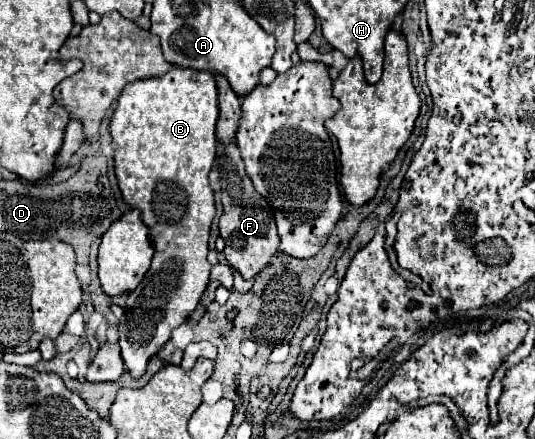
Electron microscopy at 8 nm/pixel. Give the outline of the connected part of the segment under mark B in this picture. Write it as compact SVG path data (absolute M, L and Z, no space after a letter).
M177 68L177 70L171 70L163 76L153 76L153 78L145 78L145 80L137 80L137 82L131 82L127 84L125 92L121 94L119 98L119 104L111 116L111 138L113 138L113 148L115 148L115 176L117 176L117 184L119 184L119 190L121 190L121 196L123 200L131 206L131 208L137 208L141 210L141 220L145 222L145 226L149 228L149 234L153 236L153 246L155 246L155 256L153 256L153 262L151 262L151 268L149 272L145 274L145 278L141 280L141 284L129 294L127 298L127 304L125 304L125 314L127 318L121 320L119 324L119 346L121 346L121 356L123 356L123 362L127 366L127 370L131 372L133 378L139 378L145 368L147 368L147 360L151 356L155 356L163 344L169 340L171 332L181 326L187 316L197 308L207 284L209 284L209 270L211 270L211 264L207 260L207 252L209 252L209 228L211 228L211 222L213 222L213 216L215 216L215 200L213 200L213 190L207 182L207 174L209 170L213 168L213 160L215 160L215 124L217 124L217 114L219 114L219 108L217 108L217 86L215 86L215 78L211 72L197 72L197 70L189 70L189 68Z

